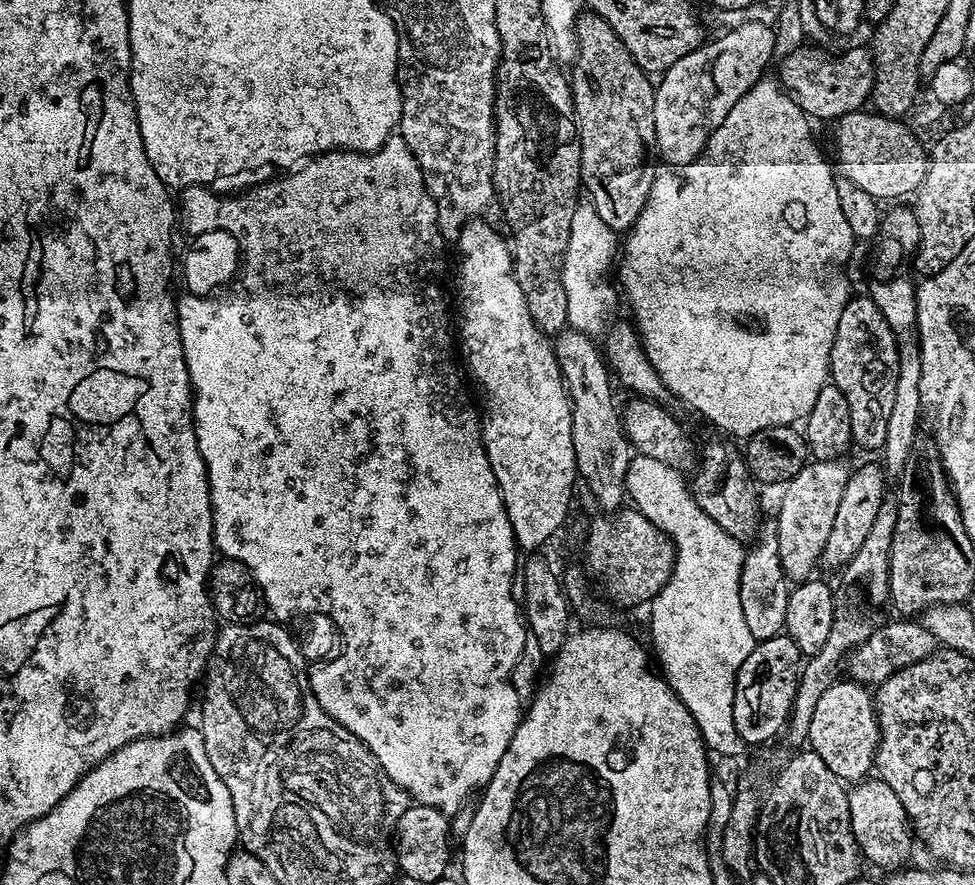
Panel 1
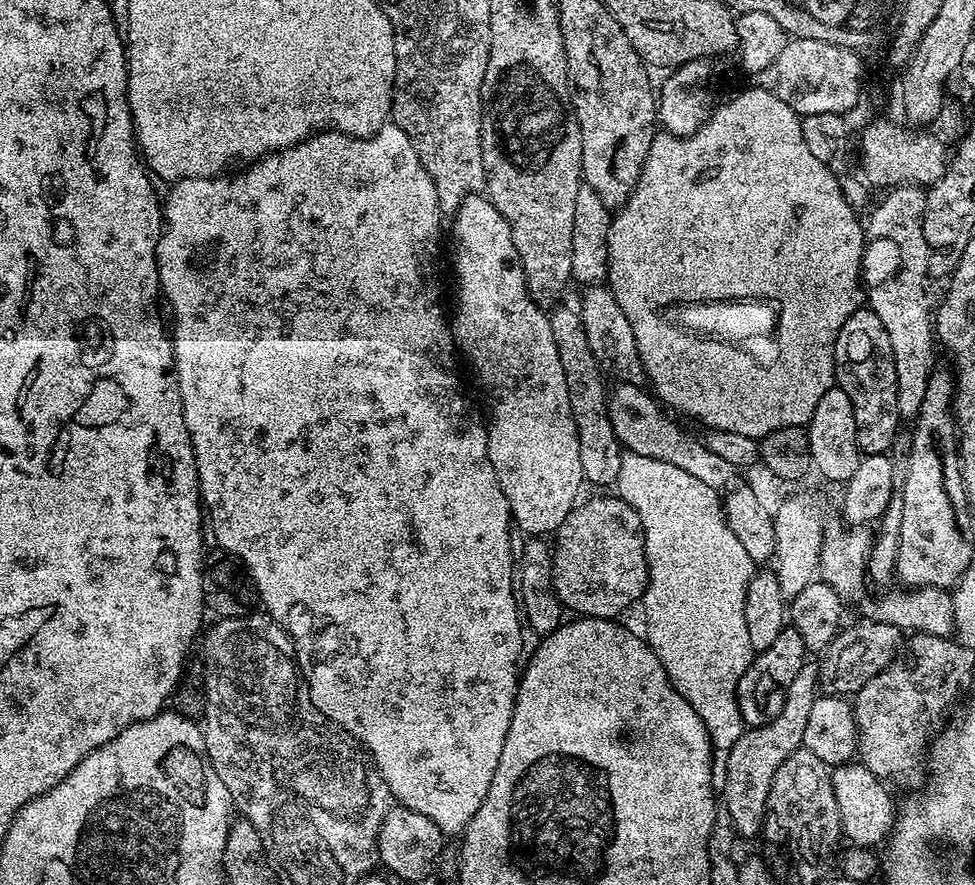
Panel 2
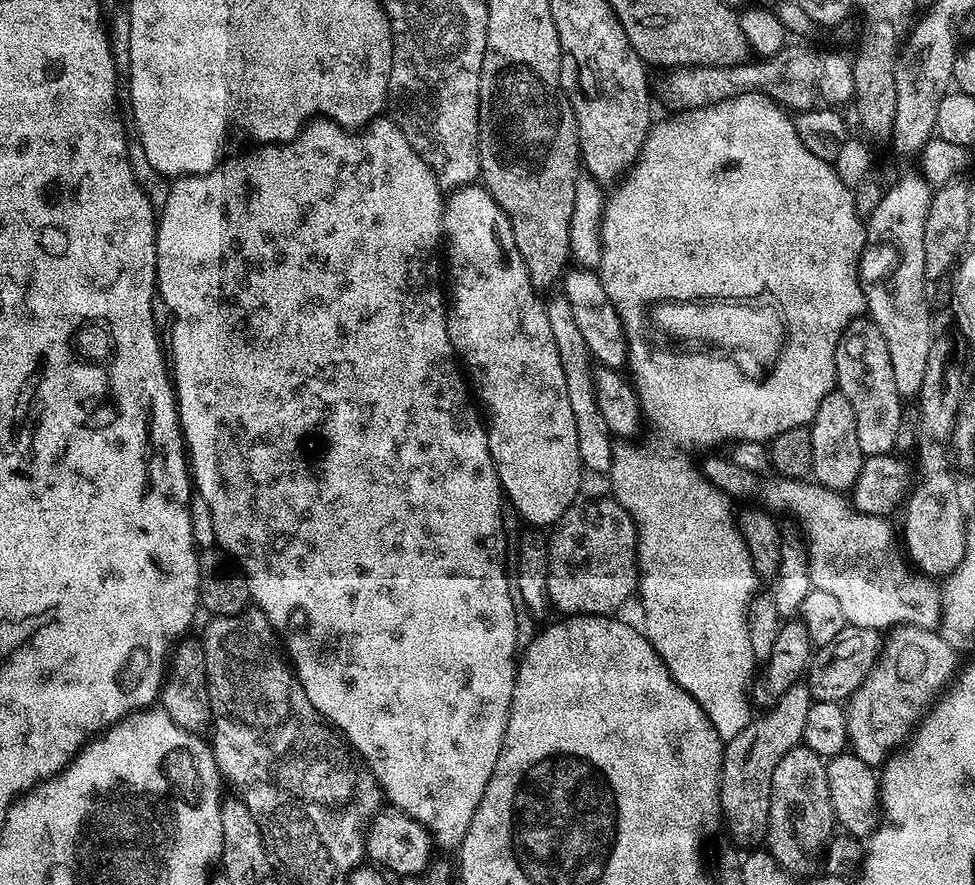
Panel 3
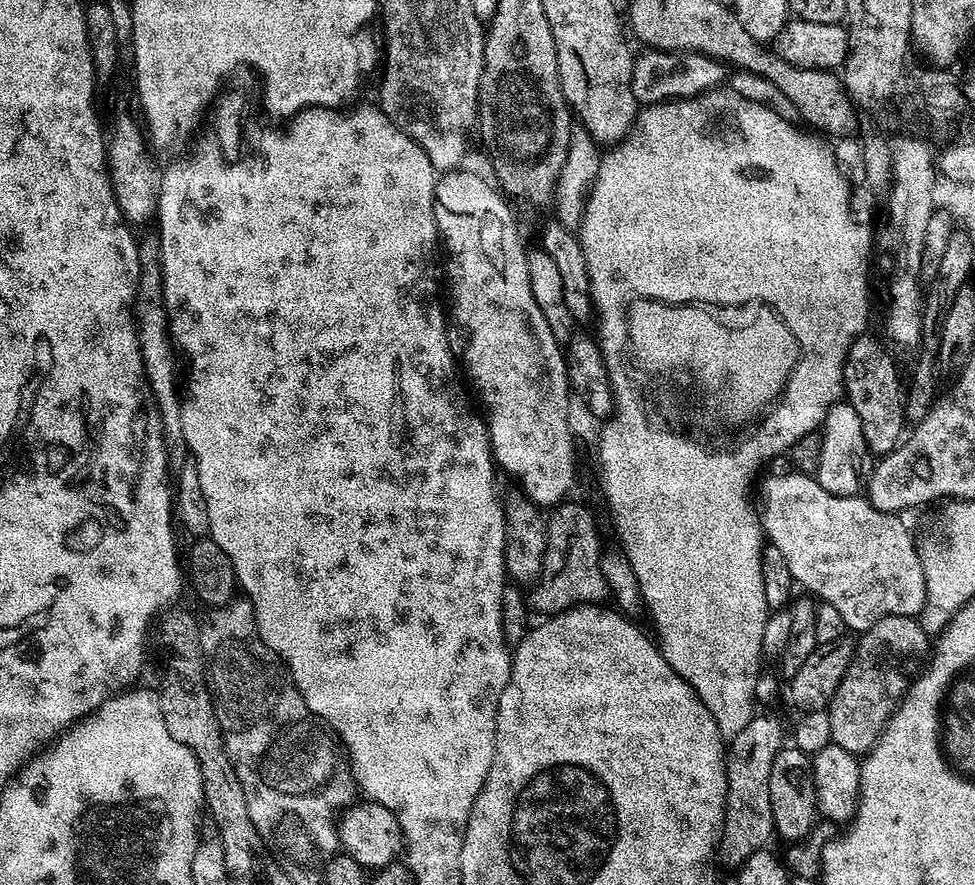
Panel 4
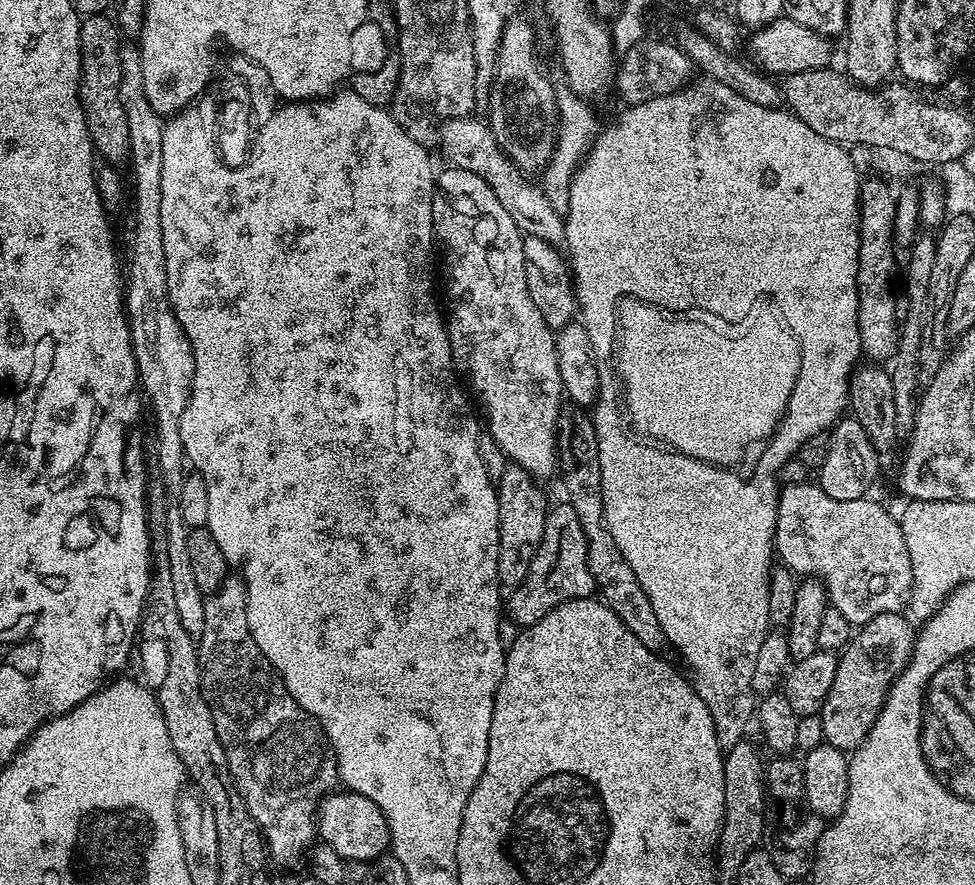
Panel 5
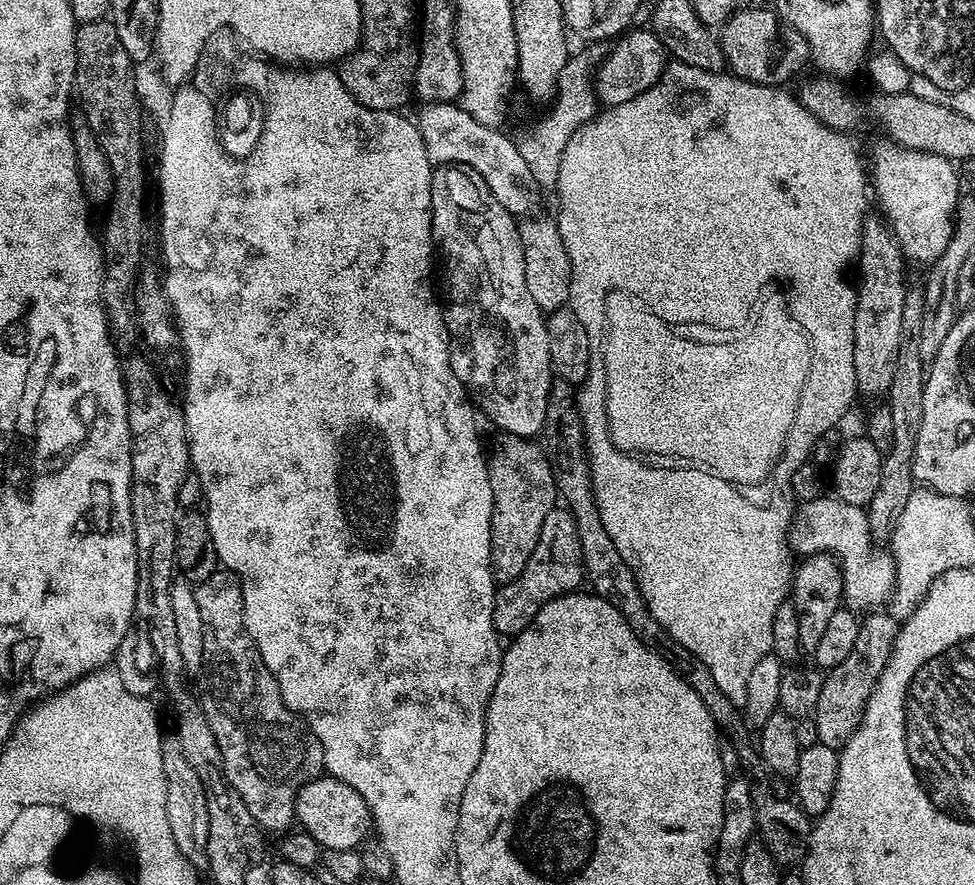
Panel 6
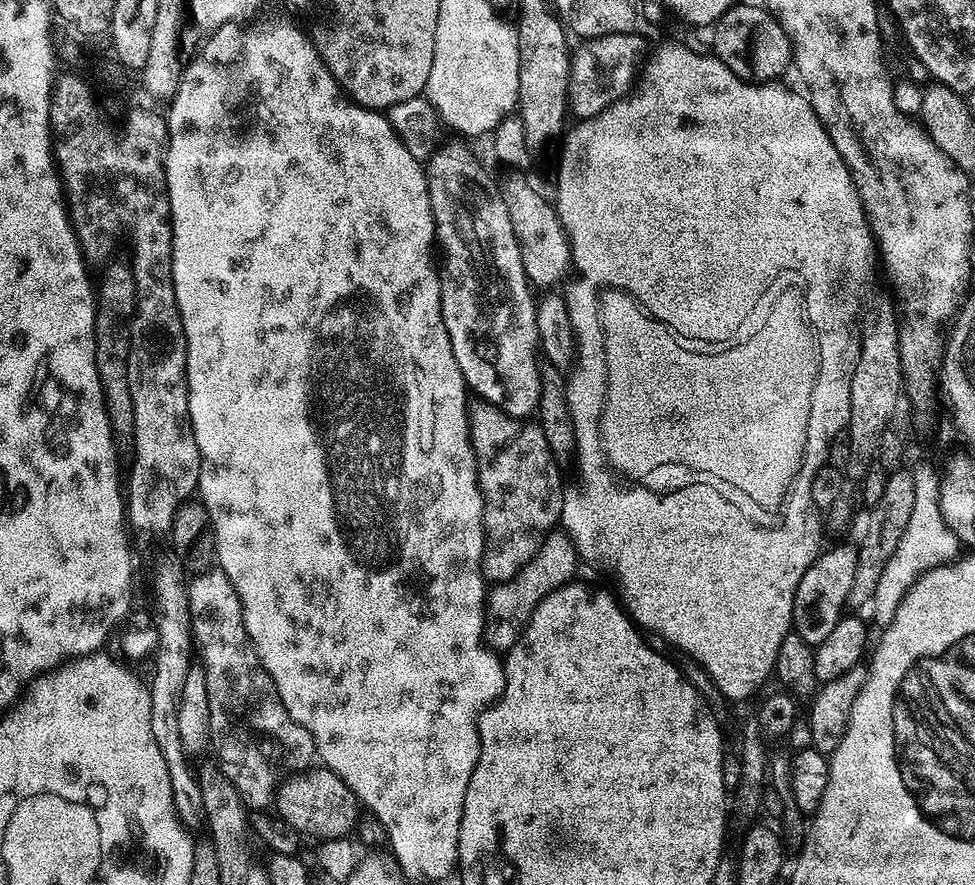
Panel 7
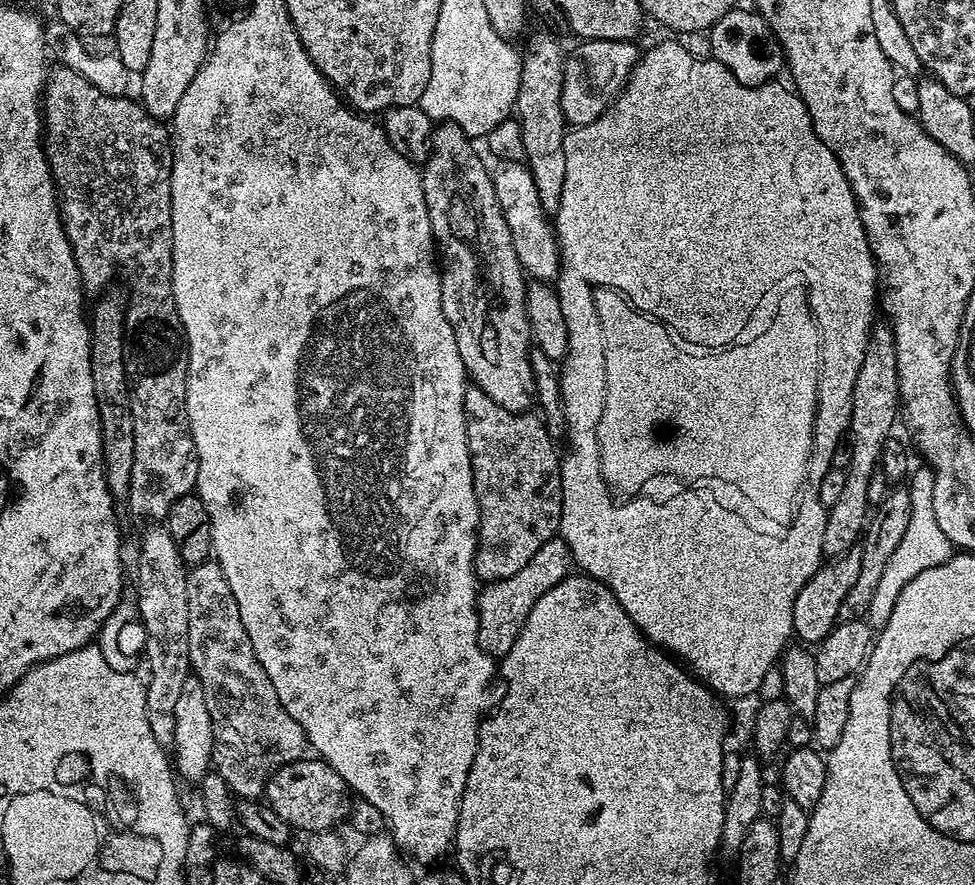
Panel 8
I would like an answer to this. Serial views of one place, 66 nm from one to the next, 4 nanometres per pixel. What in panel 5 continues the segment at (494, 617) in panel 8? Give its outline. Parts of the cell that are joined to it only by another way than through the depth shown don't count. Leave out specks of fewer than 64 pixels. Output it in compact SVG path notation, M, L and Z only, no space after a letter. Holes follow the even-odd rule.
M553 503L546 514L538 554L530 564L526 578L507 593L506 616L520 628L529 628L538 622L538 618L546 618L554 606L562 606L562 602L567 600L592 596L596 591L596 582L587 561L586 534L583 533L578 514L570 503Z

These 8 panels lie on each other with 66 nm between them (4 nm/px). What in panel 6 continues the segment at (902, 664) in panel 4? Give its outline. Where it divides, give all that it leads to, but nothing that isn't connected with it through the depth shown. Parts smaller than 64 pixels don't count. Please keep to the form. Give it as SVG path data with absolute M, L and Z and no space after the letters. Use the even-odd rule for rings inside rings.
M887 610L869 611L861 619L854 648L850 650L850 654L846 654L842 662L838 662L838 666L827 669L824 676L822 690L818 694L814 709L816 739L819 743L839 750L854 734L854 730L860 725L866 702L892 653L897 631L898 621Z

